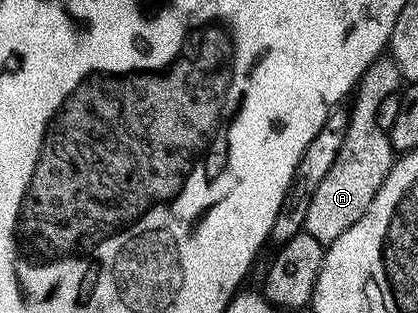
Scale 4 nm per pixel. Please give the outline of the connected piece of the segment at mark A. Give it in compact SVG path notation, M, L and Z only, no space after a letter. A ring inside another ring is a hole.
M380 58L370 64L361 73L357 87L354 89L355 101L349 104L351 117L345 130L345 142L341 142L341 150L337 154L337 162L325 174L321 186L313 194L313 202L309 202L309 214L305 214L304 232L313 234L317 242L325 246L341 238L353 222L357 222L369 210L377 190L385 182L391 165L397 159L397 153L391 147L391 137L377 122L377 110L385 98L396 95L401 88L399 67L390 58Z

